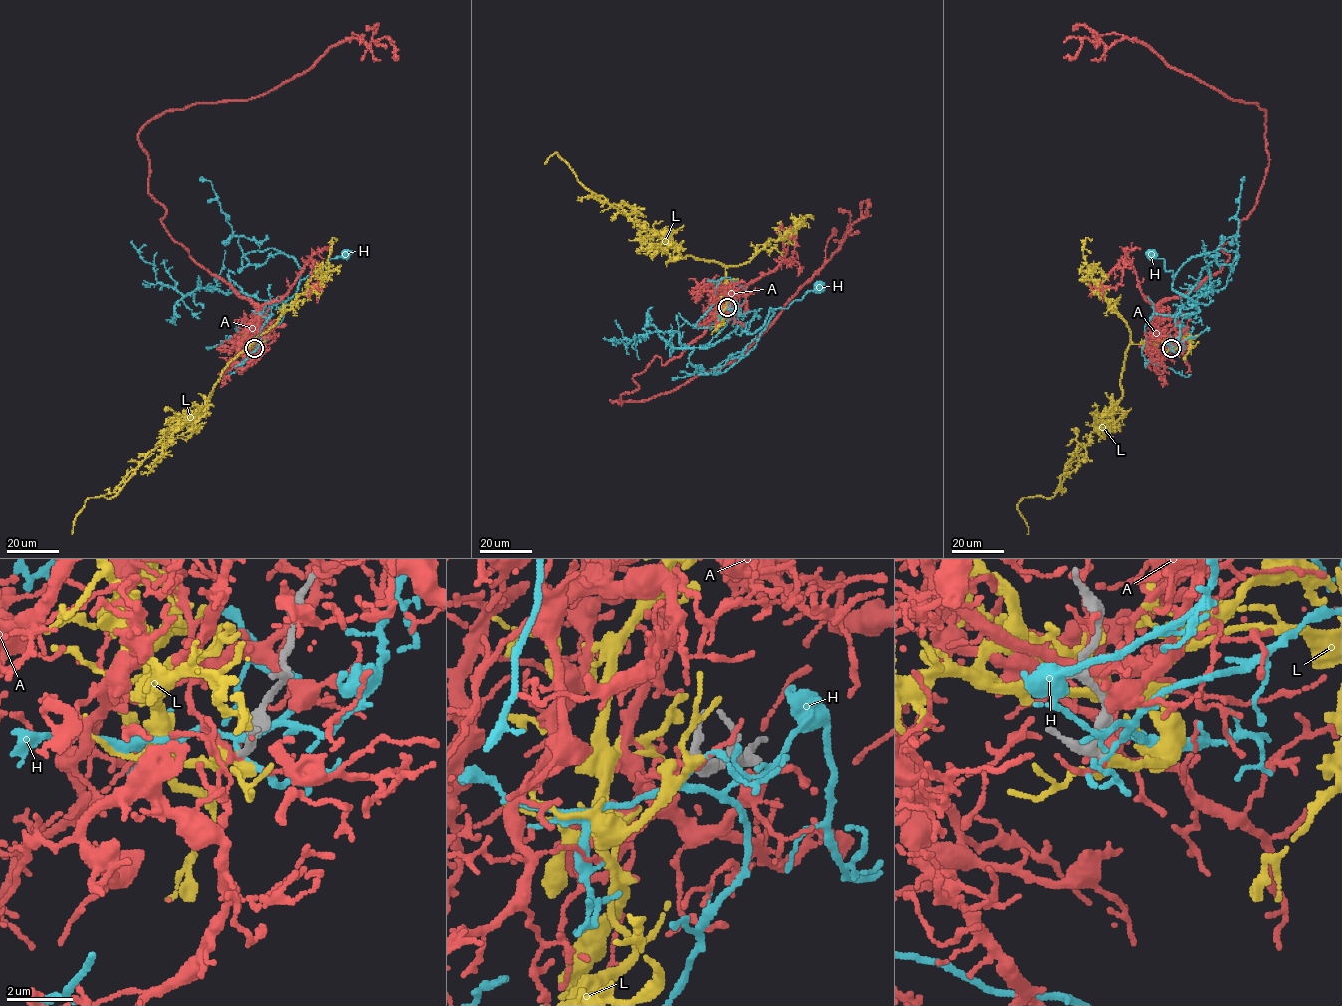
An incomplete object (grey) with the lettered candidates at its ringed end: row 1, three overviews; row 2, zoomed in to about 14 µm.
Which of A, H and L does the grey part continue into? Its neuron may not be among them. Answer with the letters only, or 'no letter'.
L

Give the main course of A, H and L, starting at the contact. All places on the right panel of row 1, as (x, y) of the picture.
A: (1172, 348), (1151, 320), (1228, 258), (1269, 162), (1265, 111), (1134, 39), (1084, 37), (1063, 57)
H: (1172, 348), (1168, 342), (1180, 334), (1177, 314), (1198, 303), (1172, 288), (1172, 270), (1151, 254)
L: (1172, 348), (1160, 342), (1129, 345), (1122, 398), (1097, 419), (1058, 490), (1018, 503), (1027, 534)

